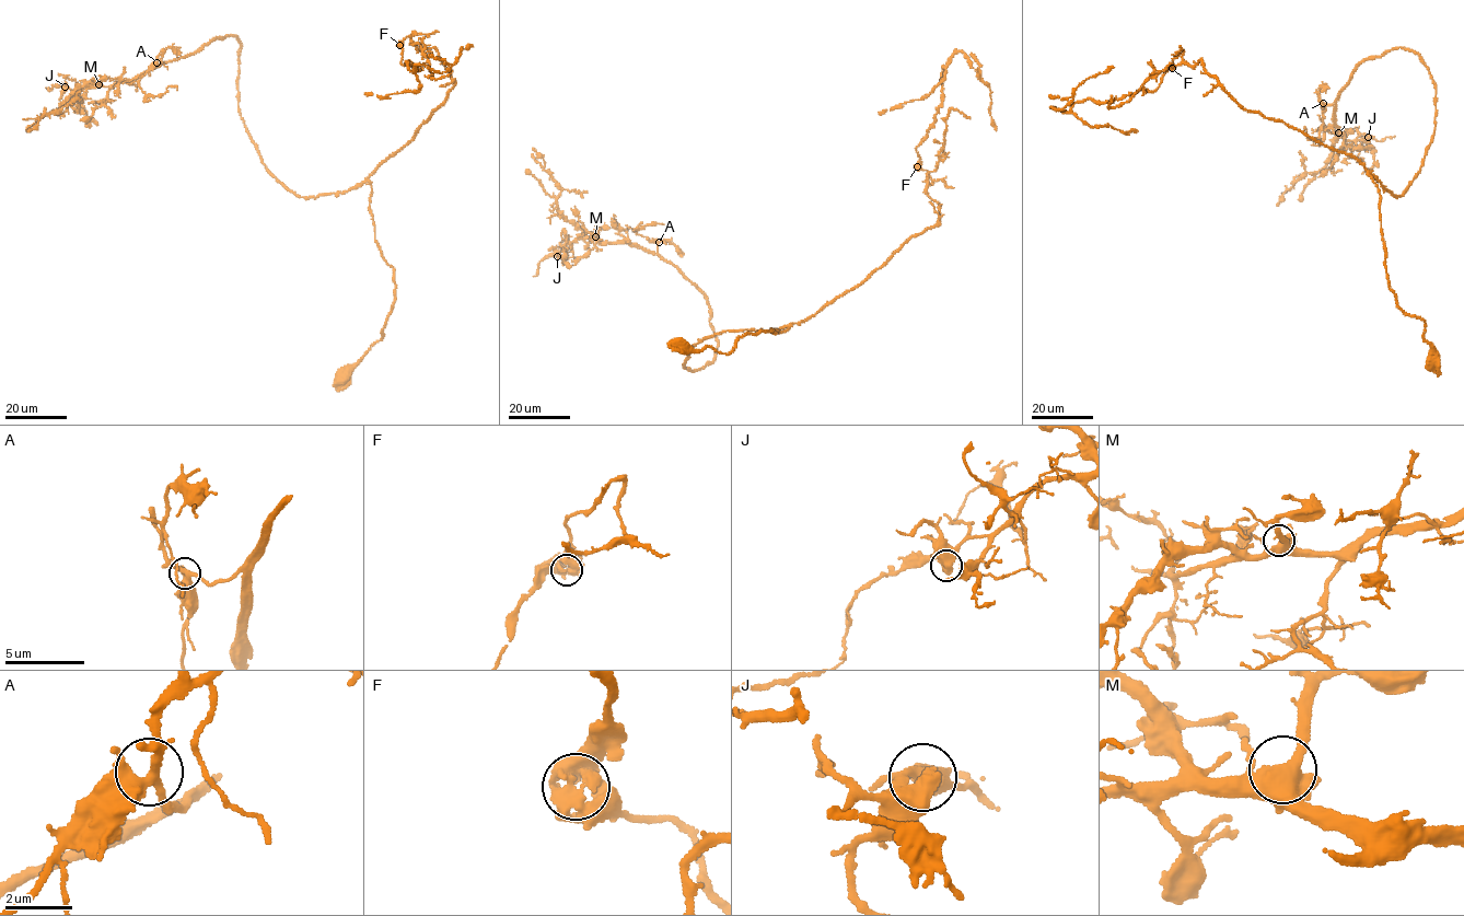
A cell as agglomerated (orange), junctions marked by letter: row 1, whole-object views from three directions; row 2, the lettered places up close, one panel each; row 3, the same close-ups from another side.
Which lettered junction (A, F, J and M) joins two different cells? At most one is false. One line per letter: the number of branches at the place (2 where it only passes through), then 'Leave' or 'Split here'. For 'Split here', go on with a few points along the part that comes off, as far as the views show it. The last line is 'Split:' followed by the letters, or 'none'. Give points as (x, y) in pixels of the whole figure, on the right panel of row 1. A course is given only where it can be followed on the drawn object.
A: Branches: 3. Leave
F: Branches: 3. Leave
J: Branches: 3. Leave
M: Branches: 3. Leave
Split: none

